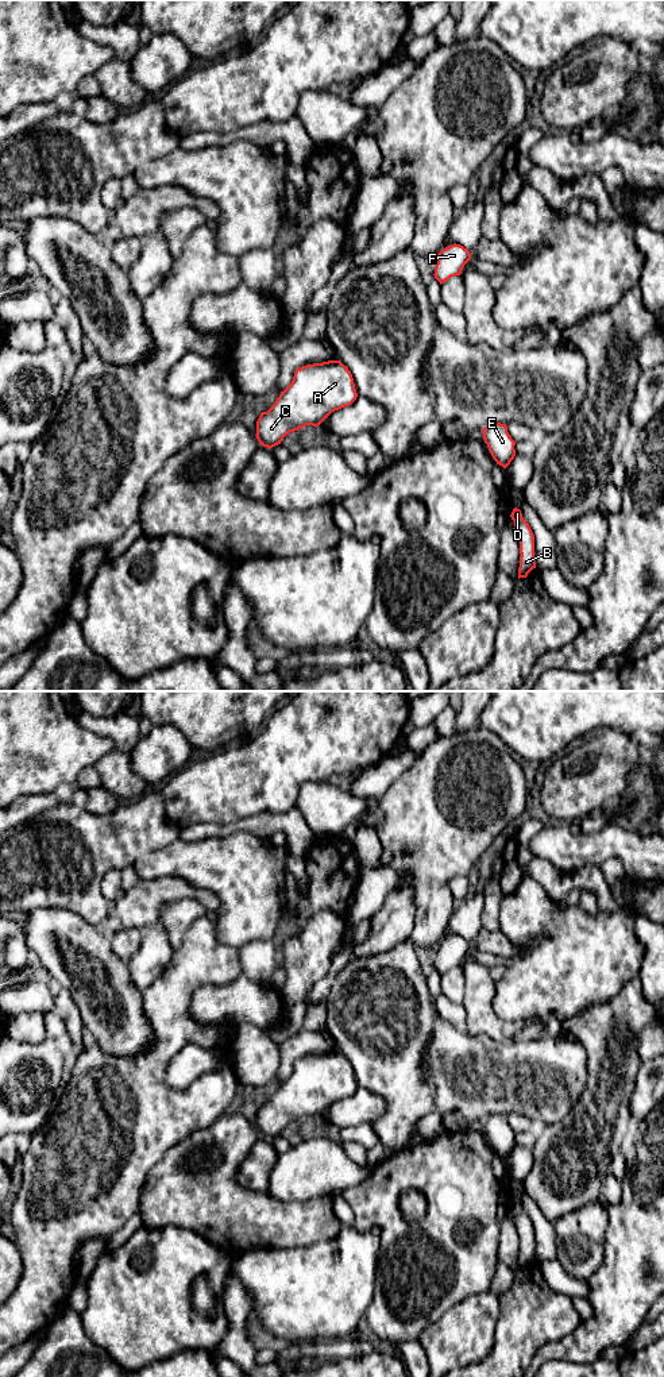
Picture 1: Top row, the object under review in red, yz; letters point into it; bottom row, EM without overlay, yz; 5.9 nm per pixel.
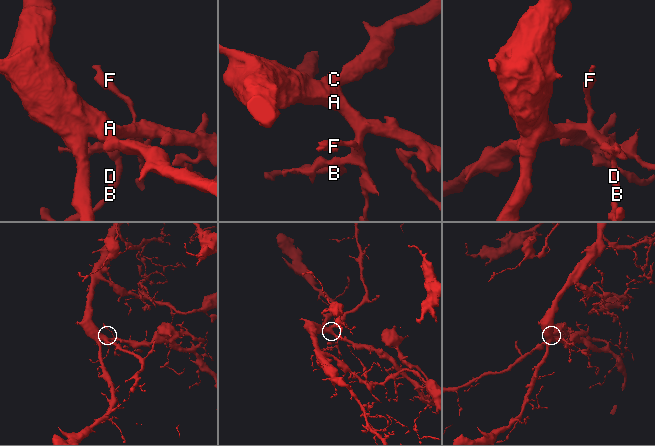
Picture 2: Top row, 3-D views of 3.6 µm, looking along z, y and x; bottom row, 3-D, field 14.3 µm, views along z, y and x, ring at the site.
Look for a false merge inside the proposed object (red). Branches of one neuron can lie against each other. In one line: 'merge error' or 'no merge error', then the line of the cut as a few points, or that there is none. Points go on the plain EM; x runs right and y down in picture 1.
no merge error; no cut

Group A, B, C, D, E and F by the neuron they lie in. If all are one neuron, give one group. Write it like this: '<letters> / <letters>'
A B C D E F

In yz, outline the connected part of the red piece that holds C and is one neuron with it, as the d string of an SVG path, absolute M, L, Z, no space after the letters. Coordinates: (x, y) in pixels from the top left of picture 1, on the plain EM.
M340 1052L302 1057L296 1061L292 1075L281 1083L275 1095L260 1104L255 1127L260 1137L273 1139L290 1123L305 1116L319 1118L332 1103L350 1098L356 1088L352 1065Z

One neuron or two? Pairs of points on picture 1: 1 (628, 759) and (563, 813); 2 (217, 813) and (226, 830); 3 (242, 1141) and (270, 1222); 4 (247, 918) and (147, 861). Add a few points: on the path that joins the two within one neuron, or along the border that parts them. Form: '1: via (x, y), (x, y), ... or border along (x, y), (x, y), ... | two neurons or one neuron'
1: via (612, 764), (579, 797) | one neuron
2: border along (253, 816), (232, 822), (195, 822), (190, 825) | two neurons
3: via (228, 1163), (226, 1165), (226, 1181), (248, 1204) | one neuron
4: via (227, 891), (197, 861), (174, 861) | one neuron

